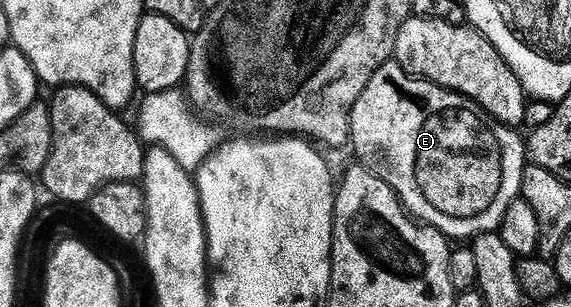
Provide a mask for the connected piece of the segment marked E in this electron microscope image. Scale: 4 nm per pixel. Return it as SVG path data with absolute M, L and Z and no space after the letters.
M397 63L384 64L375 71L368 85L364 87L360 99L356 99L354 110L350 113L350 140L352 149L358 152L357 160L391 185L394 194L401 199L411 217L421 221L423 225L436 227L448 239L455 239L454 237L473 239L482 233L501 230L502 220L508 207L512 207L512 203L522 197L522 176L528 167L526 143L523 134L520 135L518 132L517 128L501 125L491 113L484 112L475 101L471 101L463 93L454 93L451 89L433 85L430 81L423 81L420 77L411 77Z

